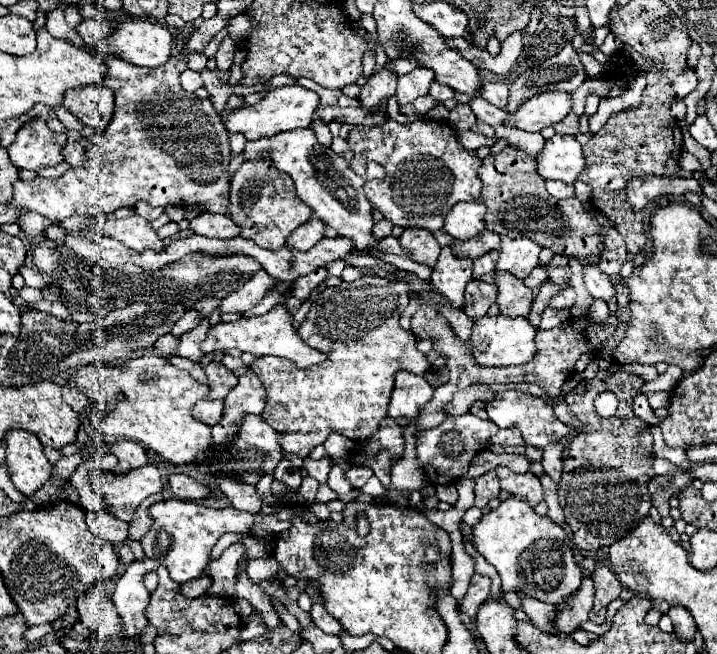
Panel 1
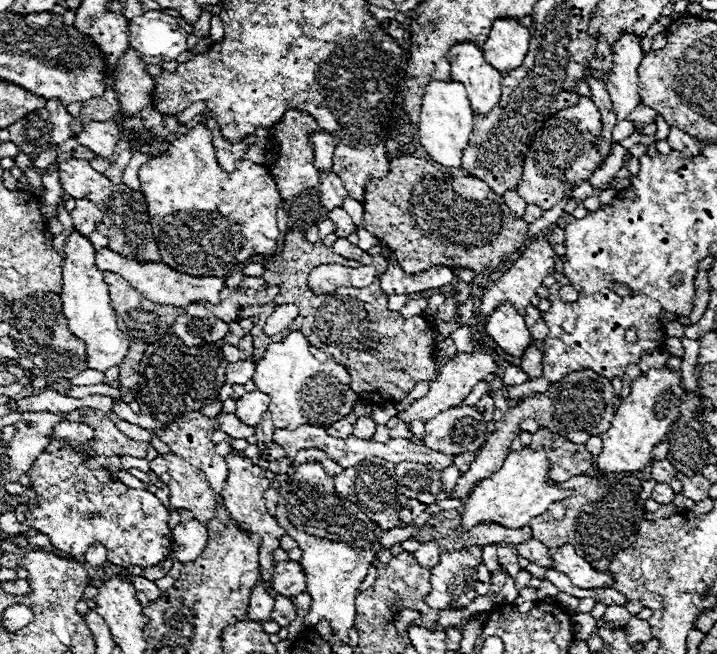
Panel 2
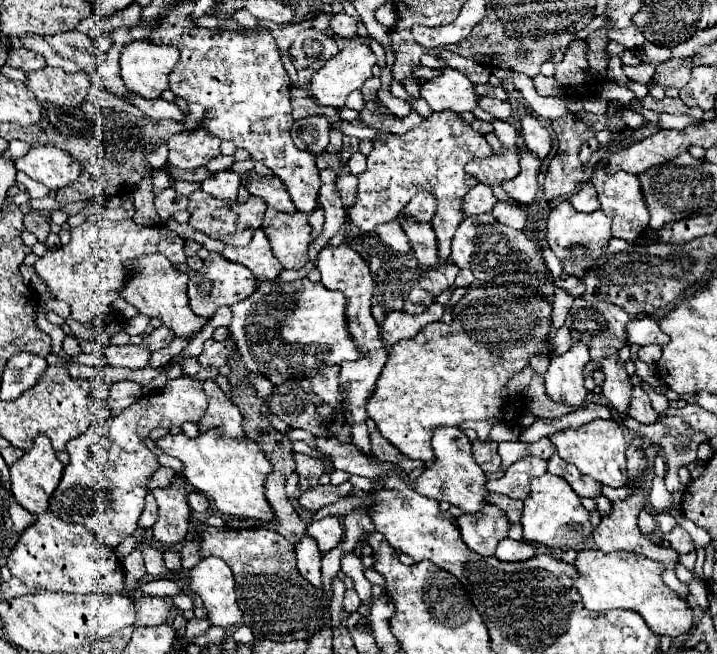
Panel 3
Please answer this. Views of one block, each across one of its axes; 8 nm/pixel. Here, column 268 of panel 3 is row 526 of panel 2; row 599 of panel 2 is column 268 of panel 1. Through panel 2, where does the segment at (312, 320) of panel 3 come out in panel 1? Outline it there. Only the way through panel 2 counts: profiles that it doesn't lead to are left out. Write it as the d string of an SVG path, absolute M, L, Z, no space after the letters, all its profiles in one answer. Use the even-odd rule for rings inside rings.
M276 304L270 312L266 312L264 316L256 316L256 318L240 318L236 322L220 322L214 328L208 330L206 340L200 344L202 352L216 352L216 350L230 350L230 348L238 348L240 352L250 352L254 356L280 356L280 358L288 358L294 362L296 368L308 368L314 364L322 364L328 356L320 350L310 348L298 334L298 330L294 328L294 316L286 310L284 304Z

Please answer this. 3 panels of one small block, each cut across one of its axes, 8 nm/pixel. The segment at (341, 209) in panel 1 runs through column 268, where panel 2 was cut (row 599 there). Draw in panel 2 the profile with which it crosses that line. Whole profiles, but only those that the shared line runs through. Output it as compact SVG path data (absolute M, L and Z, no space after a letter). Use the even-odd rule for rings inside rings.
M130 576L130 582L136 588L136 596L138 596L140 604L144 604L144 606L148 606L150 602L154 602L162 596L162 592L158 590L158 586L152 580L146 580L142 576Z

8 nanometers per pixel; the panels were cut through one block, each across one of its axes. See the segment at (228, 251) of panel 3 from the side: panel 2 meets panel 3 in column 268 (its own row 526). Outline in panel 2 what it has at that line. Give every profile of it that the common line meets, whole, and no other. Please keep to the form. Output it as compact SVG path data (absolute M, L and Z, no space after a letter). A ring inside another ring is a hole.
M228 454L226 456L226 462L228 462L230 476L228 476L228 482L226 482L224 492L222 492L224 494L224 504L228 508L228 514L232 514L230 518L234 522L238 522L246 530L258 532L262 536L262 544L260 544L260 576L262 576L264 586L268 588L268 582L272 578L272 566L274 566L272 552L276 548L280 548L280 542L278 540L284 534L284 528L278 524L278 520L274 516L268 514L268 508L266 508L264 492L266 492L266 488L270 488L270 482L266 478L258 478L258 476L252 474L252 466L254 464L244 454Z

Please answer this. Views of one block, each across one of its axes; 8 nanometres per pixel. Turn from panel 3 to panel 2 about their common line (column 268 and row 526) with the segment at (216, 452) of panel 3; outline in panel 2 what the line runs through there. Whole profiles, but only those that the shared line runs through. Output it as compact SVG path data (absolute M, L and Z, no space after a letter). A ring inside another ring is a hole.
M522 448L520 452L510 452L504 464L490 478L484 478L468 496L462 508L462 532L476 526L478 522L498 522L506 528L522 528L528 526L532 518L540 516L548 510L552 502L568 498L572 490L560 488L558 482L546 484L550 476L550 460L544 450Z

